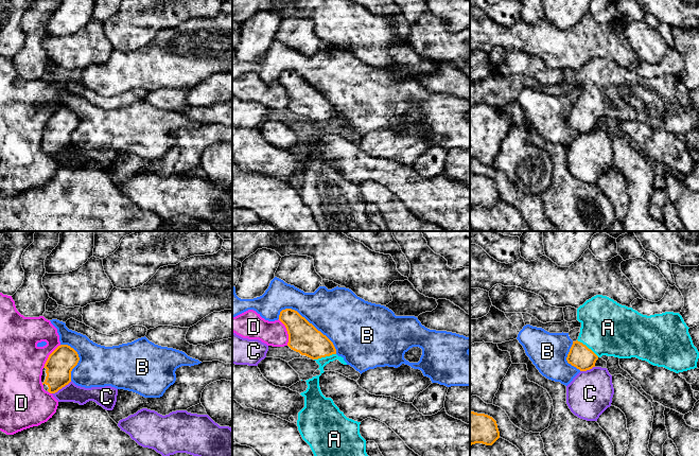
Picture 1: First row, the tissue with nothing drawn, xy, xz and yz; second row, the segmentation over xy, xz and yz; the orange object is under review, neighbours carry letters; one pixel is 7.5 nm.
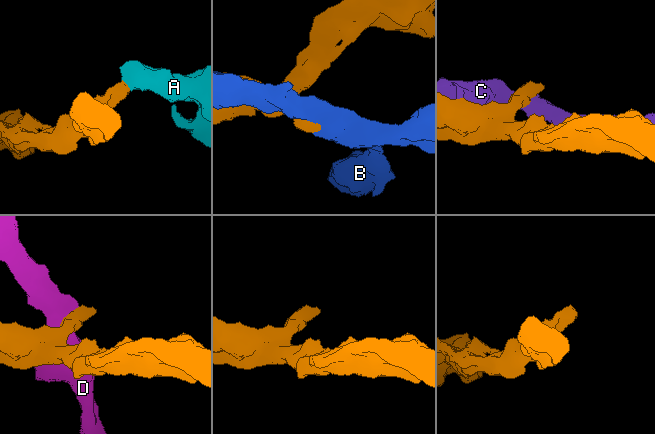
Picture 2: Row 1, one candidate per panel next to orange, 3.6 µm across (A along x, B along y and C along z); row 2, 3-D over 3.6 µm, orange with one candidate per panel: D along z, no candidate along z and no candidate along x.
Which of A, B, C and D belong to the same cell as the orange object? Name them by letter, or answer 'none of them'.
A

